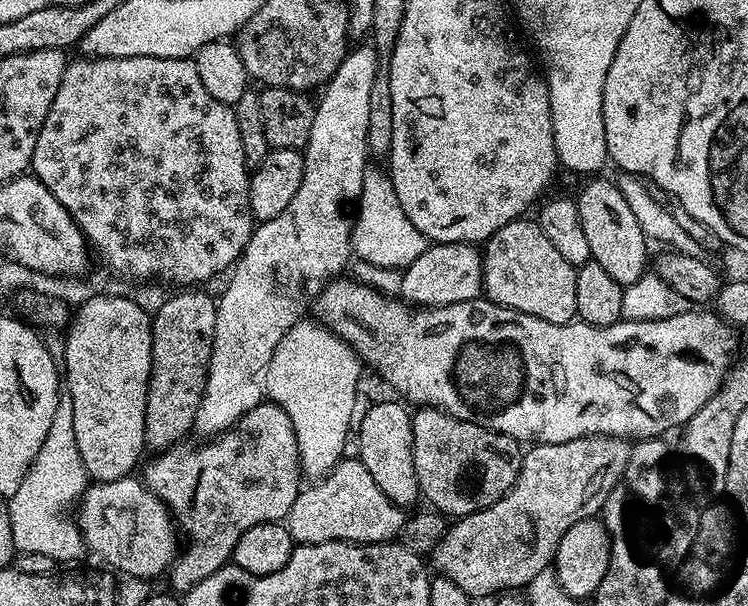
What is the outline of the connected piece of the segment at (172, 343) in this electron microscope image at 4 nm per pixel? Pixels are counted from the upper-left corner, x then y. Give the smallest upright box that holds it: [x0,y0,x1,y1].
[144,290,217,453]

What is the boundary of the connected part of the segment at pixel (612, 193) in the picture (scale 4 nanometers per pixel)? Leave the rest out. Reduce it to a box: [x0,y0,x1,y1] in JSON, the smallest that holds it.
[575,178,650,286]

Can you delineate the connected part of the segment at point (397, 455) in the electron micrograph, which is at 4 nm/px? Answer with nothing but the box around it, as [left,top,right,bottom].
[358,399,421,506]

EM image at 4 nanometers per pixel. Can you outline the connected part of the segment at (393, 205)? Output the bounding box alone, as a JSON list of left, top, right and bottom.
[352,167,430,270]

